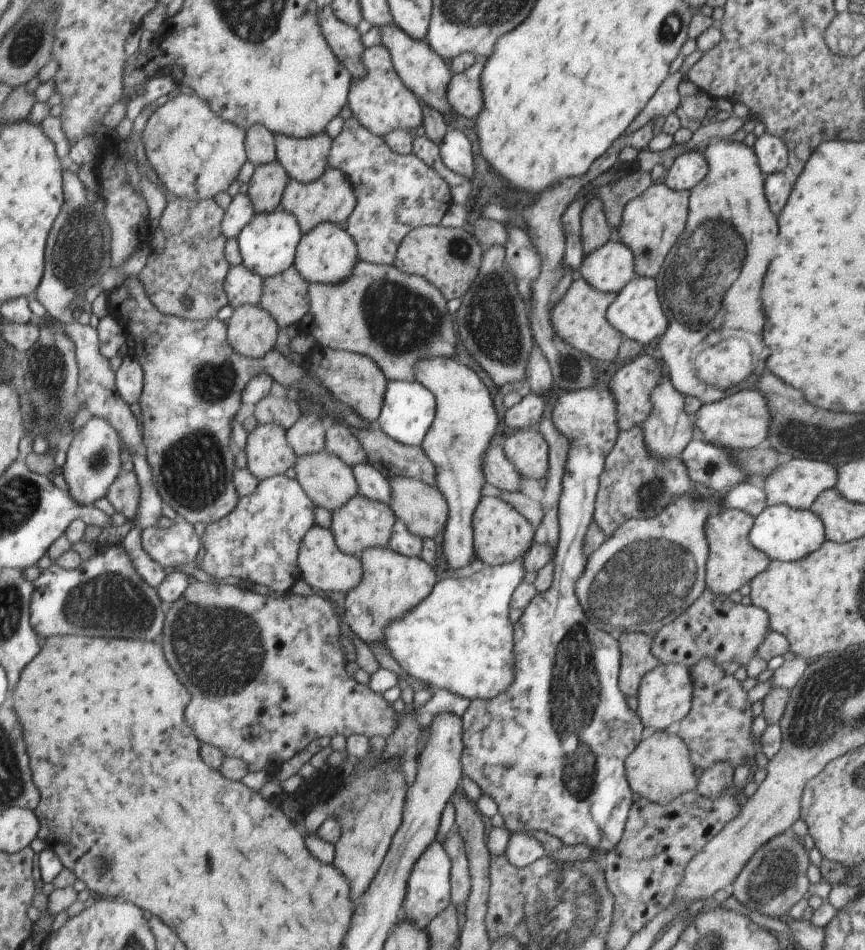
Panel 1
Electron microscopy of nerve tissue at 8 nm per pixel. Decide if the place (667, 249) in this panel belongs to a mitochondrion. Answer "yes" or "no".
yes

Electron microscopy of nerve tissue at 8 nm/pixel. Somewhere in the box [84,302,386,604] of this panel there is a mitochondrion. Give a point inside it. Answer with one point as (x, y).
(192, 469)

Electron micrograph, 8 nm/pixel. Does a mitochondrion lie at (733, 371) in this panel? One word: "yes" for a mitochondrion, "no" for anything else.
no

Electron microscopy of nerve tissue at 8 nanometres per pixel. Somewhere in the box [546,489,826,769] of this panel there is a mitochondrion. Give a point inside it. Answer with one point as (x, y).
(645, 580)

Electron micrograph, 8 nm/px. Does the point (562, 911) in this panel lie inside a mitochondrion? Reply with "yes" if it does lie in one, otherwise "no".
yes

